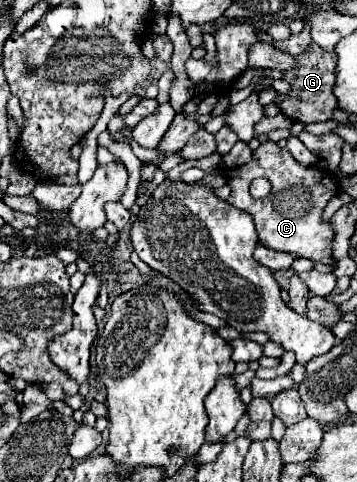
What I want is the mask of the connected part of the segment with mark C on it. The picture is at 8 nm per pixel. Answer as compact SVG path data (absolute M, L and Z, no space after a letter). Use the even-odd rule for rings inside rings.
M263 141L259 149L253 151L249 163L227 169L225 177L227 185L231 187L227 203L253 217L261 245L275 251L293 253L297 257L305 257L317 263L331 263L333 233L331 225L321 221L321 215L327 201L337 193L339 187L335 177L327 169L303 167L293 159L287 149L279 149L273 141ZM255 177L269 179L271 195L267 199L251 197L249 187Z

